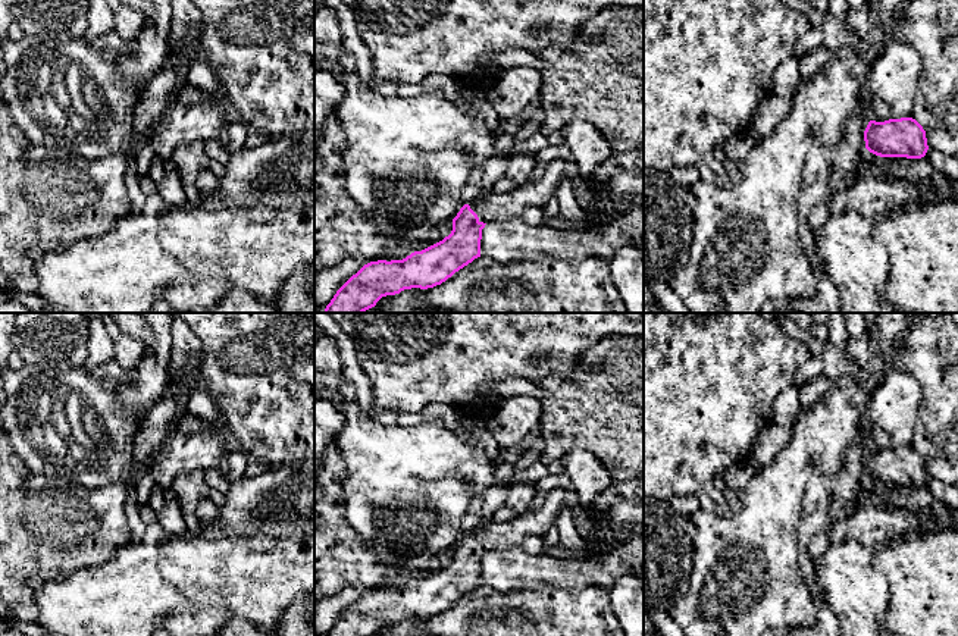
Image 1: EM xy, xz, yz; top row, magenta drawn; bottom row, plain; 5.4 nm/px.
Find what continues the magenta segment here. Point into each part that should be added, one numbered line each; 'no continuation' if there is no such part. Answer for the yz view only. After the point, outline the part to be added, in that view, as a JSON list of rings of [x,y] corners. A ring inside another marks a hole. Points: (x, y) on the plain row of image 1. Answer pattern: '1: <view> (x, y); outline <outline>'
no continuation

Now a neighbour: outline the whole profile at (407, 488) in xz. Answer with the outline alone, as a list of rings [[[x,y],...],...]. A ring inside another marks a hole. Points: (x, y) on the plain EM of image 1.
[[[354,400],[345,404],[344,411],[345,422],[335,441],[345,461],[347,520],[363,545],[386,564],[397,564],[410,555],[453,549],[464,535],[461,518],[472,498],[497,483],[495,464],[488,460],[483,445],[460,438],[439,420],[389,426],[361,411]]]

